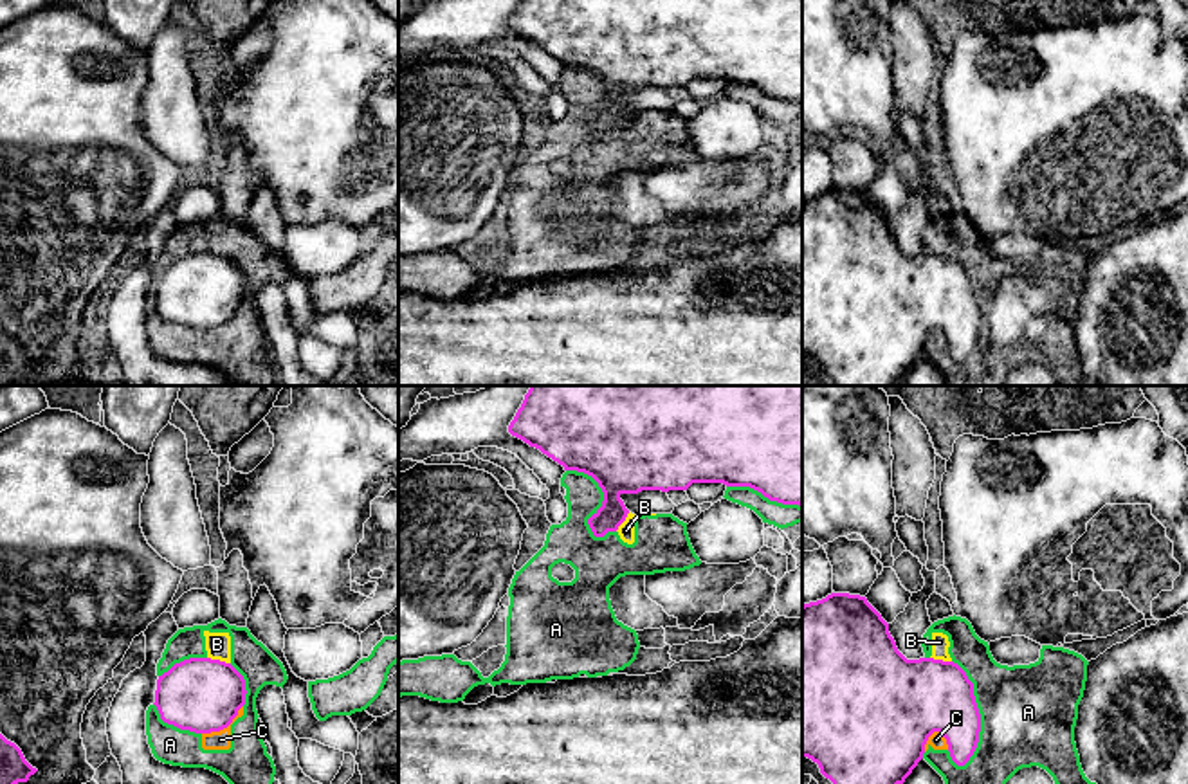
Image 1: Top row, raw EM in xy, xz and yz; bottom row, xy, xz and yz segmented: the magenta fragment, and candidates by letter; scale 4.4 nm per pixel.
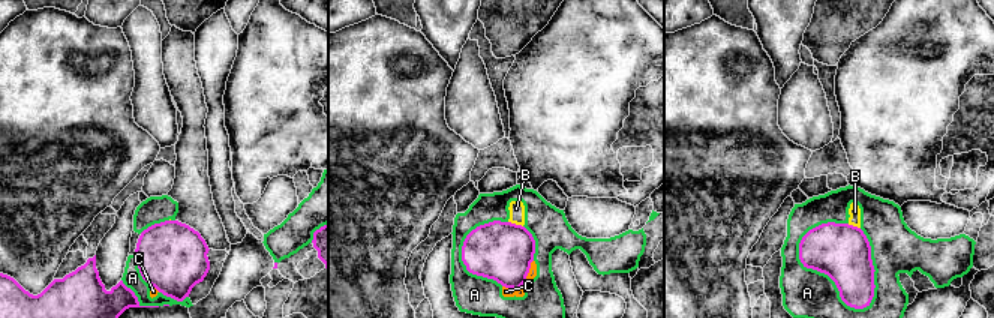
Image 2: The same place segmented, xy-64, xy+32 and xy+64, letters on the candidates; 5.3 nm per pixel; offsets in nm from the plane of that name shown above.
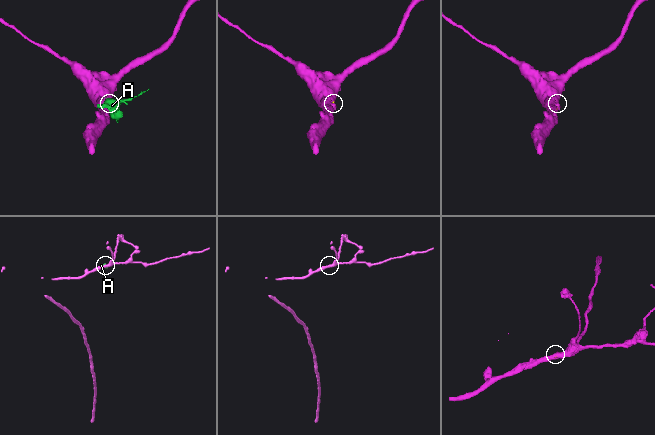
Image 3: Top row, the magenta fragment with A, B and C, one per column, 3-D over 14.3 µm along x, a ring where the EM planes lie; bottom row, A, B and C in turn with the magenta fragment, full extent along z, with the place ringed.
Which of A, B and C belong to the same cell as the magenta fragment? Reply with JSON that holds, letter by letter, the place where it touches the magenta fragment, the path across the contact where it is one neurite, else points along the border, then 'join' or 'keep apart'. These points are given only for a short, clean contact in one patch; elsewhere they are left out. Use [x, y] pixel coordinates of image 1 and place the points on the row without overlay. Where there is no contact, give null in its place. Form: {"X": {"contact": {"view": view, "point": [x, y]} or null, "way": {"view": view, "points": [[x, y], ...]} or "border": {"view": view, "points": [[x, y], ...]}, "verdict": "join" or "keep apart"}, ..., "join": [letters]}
{"A": {"contact": {"view": "yz", "point": [979, 310]}, "verdict": "keep apart"}, "B": {"contact": {"view": "xy", "point": [219, 256]}, "border": {"view": "xy", "points": [[208, 253], [229, 260]]}, "verdict": "keep apart"}, "C": {"contact": {"view": "xy", "point": [224, 323]}, "border": {"view": "xy", "points": [[242, 301], [226, 323], [202, 330]]}, "verdict": "keep apart"}, "join": []}

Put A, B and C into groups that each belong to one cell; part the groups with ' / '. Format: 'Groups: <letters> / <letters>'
Groups: A B C

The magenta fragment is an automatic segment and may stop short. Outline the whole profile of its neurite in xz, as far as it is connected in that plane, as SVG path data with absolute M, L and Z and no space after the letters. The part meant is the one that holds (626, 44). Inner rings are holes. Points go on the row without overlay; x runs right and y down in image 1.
M521 0L508 29L599 79L604 97L588 115L595 133L617 128L629 110L620 92L642 87L723 79L802 103L802 0Z

